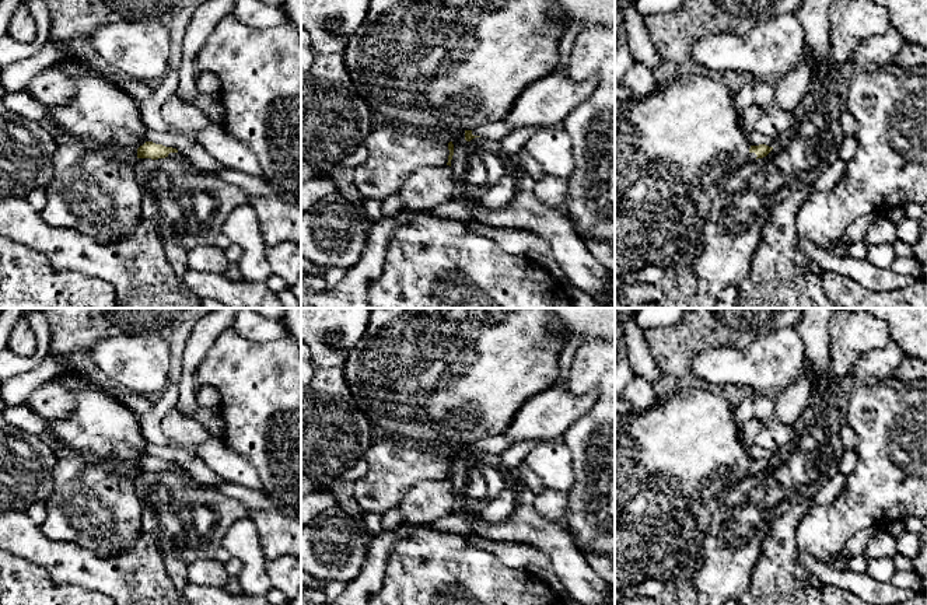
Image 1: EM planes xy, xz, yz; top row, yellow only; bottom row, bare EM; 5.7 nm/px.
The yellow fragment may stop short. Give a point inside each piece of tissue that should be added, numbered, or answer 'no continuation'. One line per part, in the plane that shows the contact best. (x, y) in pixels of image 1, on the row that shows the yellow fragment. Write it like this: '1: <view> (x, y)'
1: xz (497, 130)

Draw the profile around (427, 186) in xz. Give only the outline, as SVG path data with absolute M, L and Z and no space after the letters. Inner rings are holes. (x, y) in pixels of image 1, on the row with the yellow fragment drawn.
M447 164L417 168L399 192L402 210L430 210L451 202L456 186L452 168Z

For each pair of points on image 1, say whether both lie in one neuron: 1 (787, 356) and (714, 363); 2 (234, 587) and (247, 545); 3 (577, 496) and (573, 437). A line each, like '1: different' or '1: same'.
1: same
2: different
3: same

